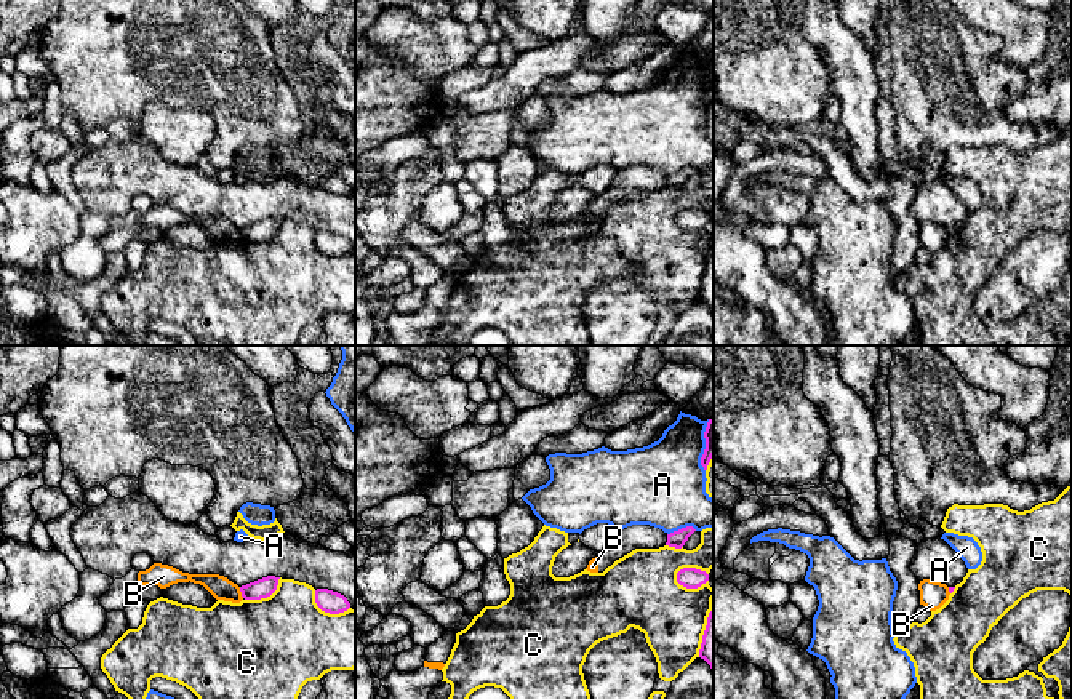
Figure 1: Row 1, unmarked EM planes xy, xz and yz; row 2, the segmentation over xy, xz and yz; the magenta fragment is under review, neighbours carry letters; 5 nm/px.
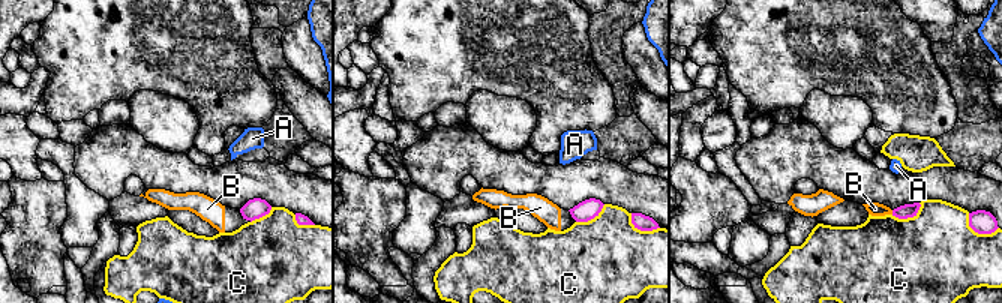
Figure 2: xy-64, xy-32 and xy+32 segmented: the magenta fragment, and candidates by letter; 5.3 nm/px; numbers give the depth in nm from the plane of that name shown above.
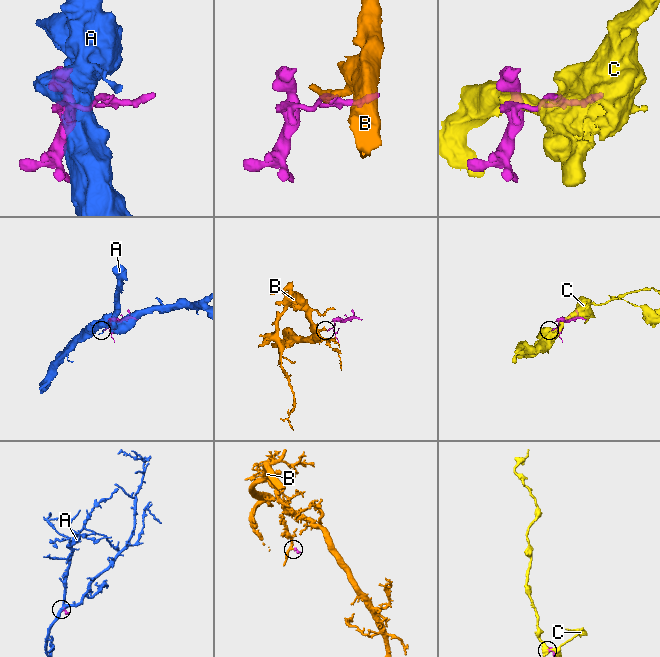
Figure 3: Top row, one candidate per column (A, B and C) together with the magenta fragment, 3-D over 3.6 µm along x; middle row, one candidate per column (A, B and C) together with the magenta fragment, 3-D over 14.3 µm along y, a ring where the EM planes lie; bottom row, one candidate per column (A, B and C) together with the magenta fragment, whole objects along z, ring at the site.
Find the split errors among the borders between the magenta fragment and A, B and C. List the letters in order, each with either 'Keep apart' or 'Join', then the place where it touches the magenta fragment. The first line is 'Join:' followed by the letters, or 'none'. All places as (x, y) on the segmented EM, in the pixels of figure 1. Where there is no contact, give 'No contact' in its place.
Join: none
A: Keep apart. Touches magenta at xz (682, 528)
B: Keep apart. Touches magenta at xy (240, 591)
C: Keep apart. Touches magenta at xy (327, 611)

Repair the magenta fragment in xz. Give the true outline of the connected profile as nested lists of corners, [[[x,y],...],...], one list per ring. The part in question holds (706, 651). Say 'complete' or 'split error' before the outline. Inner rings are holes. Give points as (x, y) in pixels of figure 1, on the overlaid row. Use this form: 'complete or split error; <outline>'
complete; [[[712,598],[712,611],[709,613],[707,625],[702,635],[699,657],[704,659],[714,672],[714,598]]]

